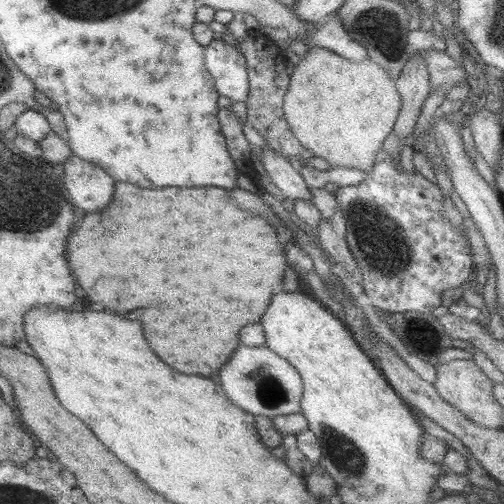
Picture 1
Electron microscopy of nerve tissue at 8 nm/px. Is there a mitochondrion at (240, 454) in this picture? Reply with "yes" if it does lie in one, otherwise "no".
no

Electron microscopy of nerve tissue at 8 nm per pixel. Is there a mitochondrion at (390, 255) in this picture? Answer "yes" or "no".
yes

